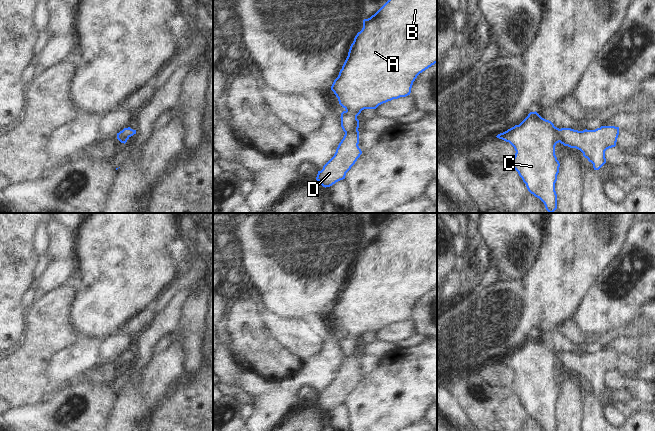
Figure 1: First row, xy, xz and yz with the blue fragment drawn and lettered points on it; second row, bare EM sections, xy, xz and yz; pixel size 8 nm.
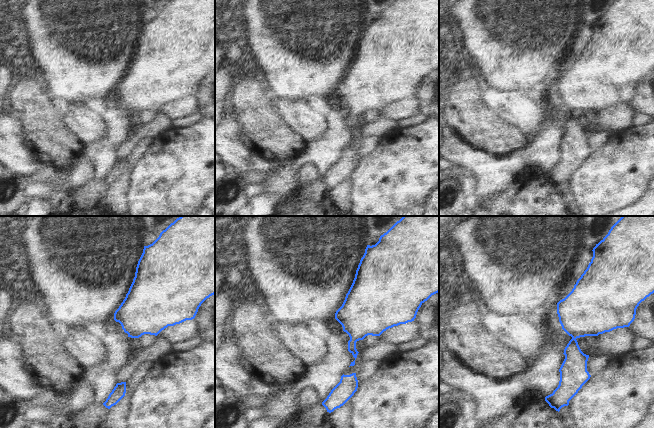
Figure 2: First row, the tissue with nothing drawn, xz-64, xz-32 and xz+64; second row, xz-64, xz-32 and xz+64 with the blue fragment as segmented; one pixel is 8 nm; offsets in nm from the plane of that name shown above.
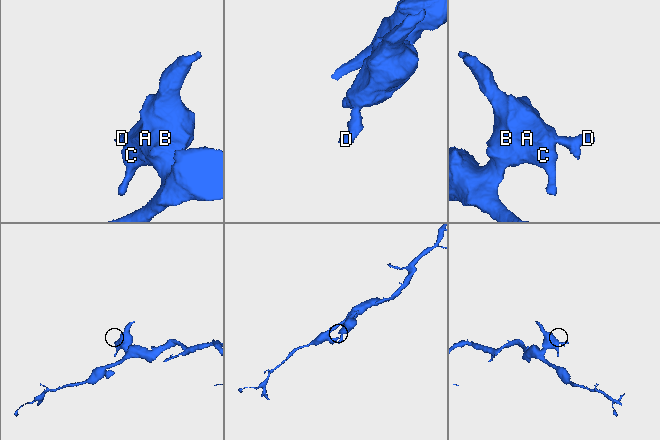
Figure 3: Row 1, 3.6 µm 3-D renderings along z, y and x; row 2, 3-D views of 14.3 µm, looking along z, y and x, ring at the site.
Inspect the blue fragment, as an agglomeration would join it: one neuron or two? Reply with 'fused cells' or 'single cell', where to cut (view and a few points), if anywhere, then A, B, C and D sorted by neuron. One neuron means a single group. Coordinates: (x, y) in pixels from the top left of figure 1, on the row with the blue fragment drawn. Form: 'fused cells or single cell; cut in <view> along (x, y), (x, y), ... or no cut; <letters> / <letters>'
single cell; no cut; A B C D

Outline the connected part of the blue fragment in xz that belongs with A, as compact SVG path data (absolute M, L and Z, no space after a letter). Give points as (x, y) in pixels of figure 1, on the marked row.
M388 0L374 15L368 19L363 20L363 28L354 38L353 43L350 46L348 56L339 72L338 77L334 80L331 90L334 92L338 98L339 104L345 109L341 113L341 127L345 132L345 135L341 142L339 143L334 156L323 166L321 171L318 171L316 180L321 183L323 187L330 187L336 182L345 179L346 173L355 164L357 159L362 154L359 148L359 120L357 116L364 109L376 109L379 105L391 101L393 99L398 99L400 97L406 97L410 95L413 82L417 76L437 63L437 0Z

